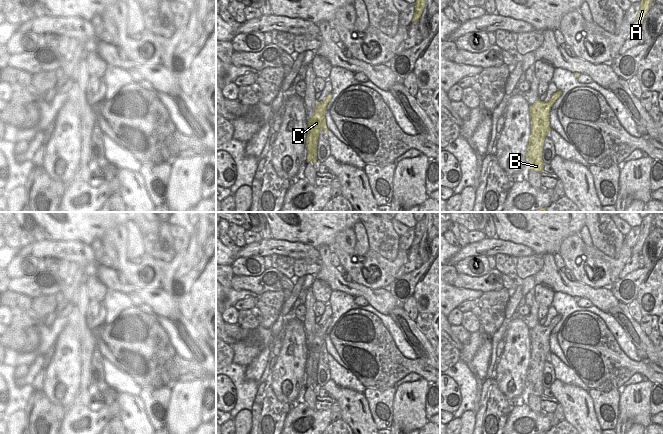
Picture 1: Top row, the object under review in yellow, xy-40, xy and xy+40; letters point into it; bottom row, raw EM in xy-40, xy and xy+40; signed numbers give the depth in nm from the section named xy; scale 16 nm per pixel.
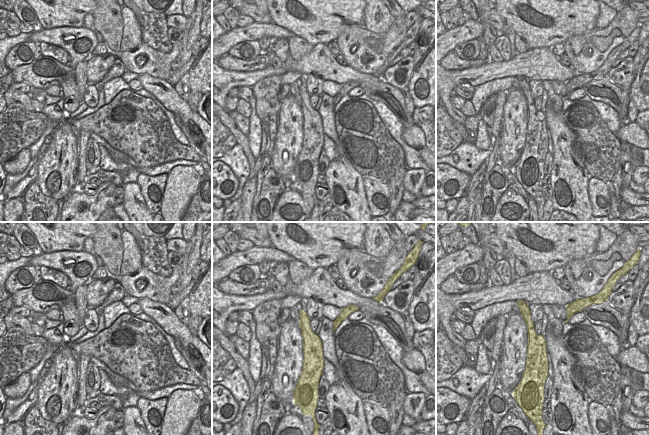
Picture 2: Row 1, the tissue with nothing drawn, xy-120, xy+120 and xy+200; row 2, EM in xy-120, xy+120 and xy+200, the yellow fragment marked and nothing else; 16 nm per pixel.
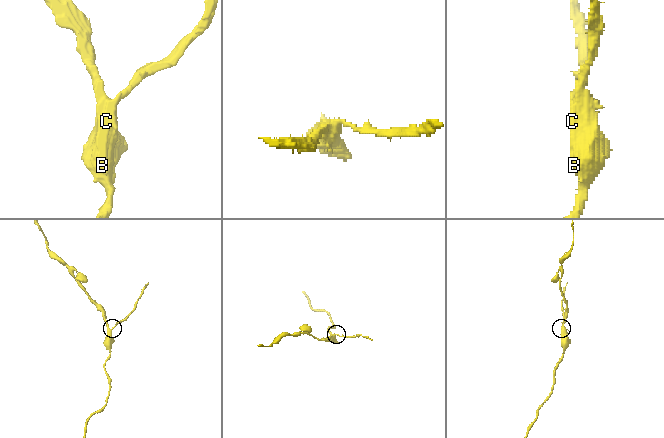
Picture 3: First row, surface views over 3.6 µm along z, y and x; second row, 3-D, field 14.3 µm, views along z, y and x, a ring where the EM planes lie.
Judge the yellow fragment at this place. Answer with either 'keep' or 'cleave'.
cleave

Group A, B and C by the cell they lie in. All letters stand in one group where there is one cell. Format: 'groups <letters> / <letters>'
groups A / B C

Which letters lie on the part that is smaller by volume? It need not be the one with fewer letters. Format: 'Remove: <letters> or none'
Remove: A

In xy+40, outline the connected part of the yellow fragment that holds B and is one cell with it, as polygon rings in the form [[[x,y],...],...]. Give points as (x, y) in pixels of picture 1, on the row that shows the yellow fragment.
[[[540,99],[530,106],[531,116],[531,135],[527,148],[526,159],[530,162],[530,170],[543,172],[544,163],[542,160],[542,151],[546,132],[551,132],[550,111],[555,102],[550,99],[543,102]]]

